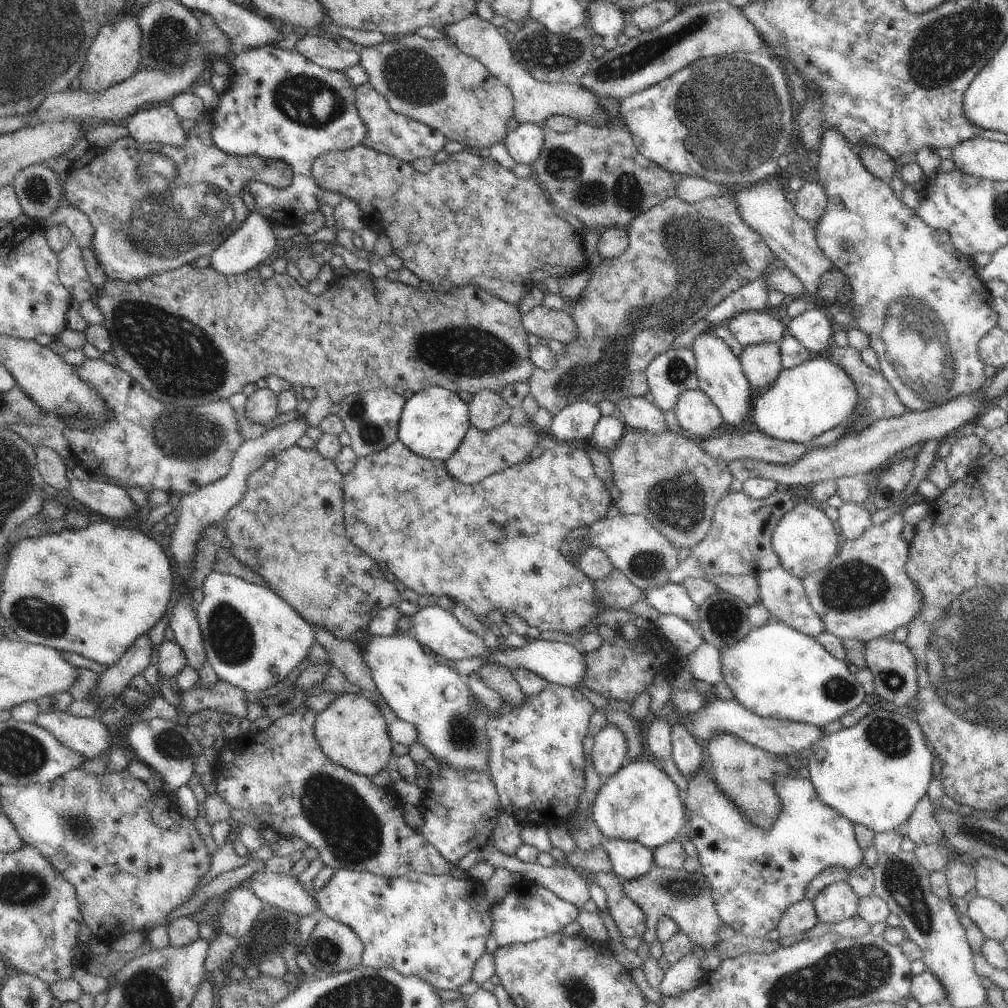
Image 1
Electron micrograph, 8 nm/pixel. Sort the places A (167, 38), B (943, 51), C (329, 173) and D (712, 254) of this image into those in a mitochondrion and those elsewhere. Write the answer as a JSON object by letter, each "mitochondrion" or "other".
{"A":"mitochondrion","B":"mitochondrion","C":"other","D":"mitochondrion"}

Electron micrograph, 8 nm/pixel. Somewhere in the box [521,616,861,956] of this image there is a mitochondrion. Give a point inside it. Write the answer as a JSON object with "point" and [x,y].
{"point":[677,886]}

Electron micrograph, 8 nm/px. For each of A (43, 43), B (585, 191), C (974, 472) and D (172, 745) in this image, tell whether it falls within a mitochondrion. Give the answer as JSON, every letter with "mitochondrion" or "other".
{"A":"mitochondrion","B":"mitochondrion","C":"other","D":"mitochondrion"}

